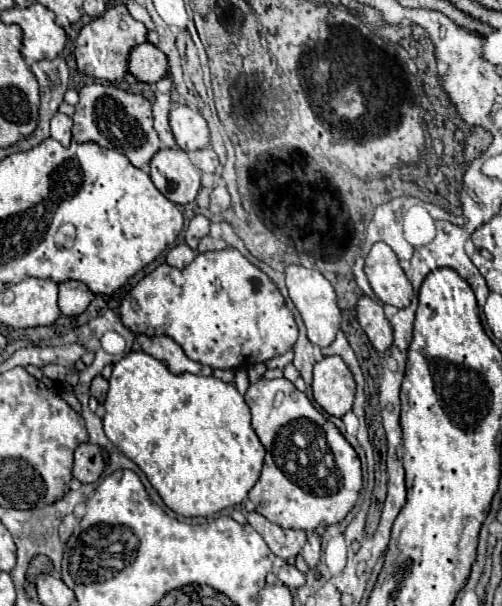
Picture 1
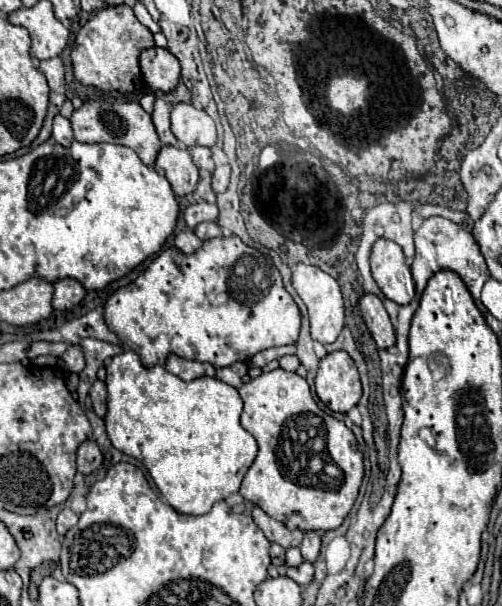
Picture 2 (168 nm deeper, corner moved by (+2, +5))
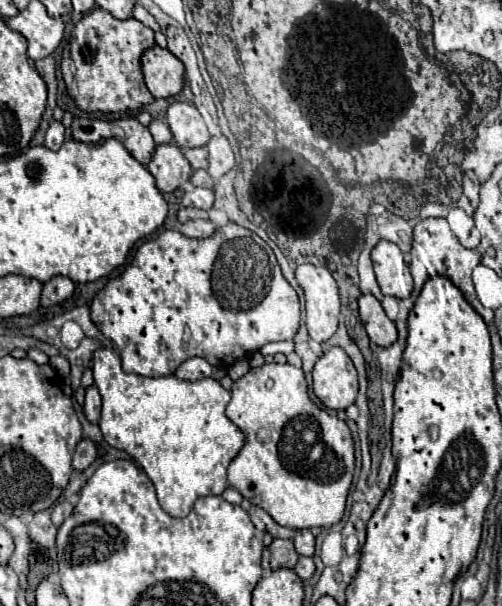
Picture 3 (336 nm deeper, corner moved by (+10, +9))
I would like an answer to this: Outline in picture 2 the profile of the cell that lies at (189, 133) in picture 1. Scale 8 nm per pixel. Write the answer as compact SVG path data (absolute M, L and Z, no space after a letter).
M176 104L172 108L172 132L186 146L214 146L216 126L214 120L194 104Z

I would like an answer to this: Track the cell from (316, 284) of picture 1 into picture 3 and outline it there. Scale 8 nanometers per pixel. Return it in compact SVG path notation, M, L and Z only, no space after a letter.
M300 264L294 274L306 298L308 334L316 342L326 342L336 332L340 316L336 280L328 268L314 264Z

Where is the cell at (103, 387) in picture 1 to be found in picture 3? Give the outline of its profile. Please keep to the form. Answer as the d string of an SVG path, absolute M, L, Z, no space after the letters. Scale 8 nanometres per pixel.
M96 386L86 388L86 402L84 402L84 414L86 418L90 418L90 422L98 422L100 420L100 394Z

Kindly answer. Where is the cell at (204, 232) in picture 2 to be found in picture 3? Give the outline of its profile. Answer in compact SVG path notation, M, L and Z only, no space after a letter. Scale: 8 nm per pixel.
M180 208L178 210L178 220L180 222L188 222L188 220L208 220L208 214L204 210L198 210L198 208Z

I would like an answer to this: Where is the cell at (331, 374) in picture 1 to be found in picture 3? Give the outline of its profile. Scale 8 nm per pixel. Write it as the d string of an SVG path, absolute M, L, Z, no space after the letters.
M342 348L324 352L312 372L312 390L330 410L346 410L358 394L358 376L352 360Z

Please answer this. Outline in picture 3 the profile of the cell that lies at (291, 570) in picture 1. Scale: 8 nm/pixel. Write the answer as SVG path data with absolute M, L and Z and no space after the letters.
M298 558L298 564L294 566L294 572L302 578L302 580L308 580L312 574L314 574L314 562L312 558Z

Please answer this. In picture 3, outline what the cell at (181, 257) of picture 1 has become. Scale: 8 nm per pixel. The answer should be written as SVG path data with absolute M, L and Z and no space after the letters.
M190 220L178 228L178 232L182 232L186 238L208 238L214 234L214 230L216 228L210 220Z

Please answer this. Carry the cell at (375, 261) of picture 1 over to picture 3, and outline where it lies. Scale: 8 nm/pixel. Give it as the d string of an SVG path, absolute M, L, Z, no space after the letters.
M382 240L372 250L374 274L384 296L408 298L412 292L412 276L402 258L400 248L394 242Z

